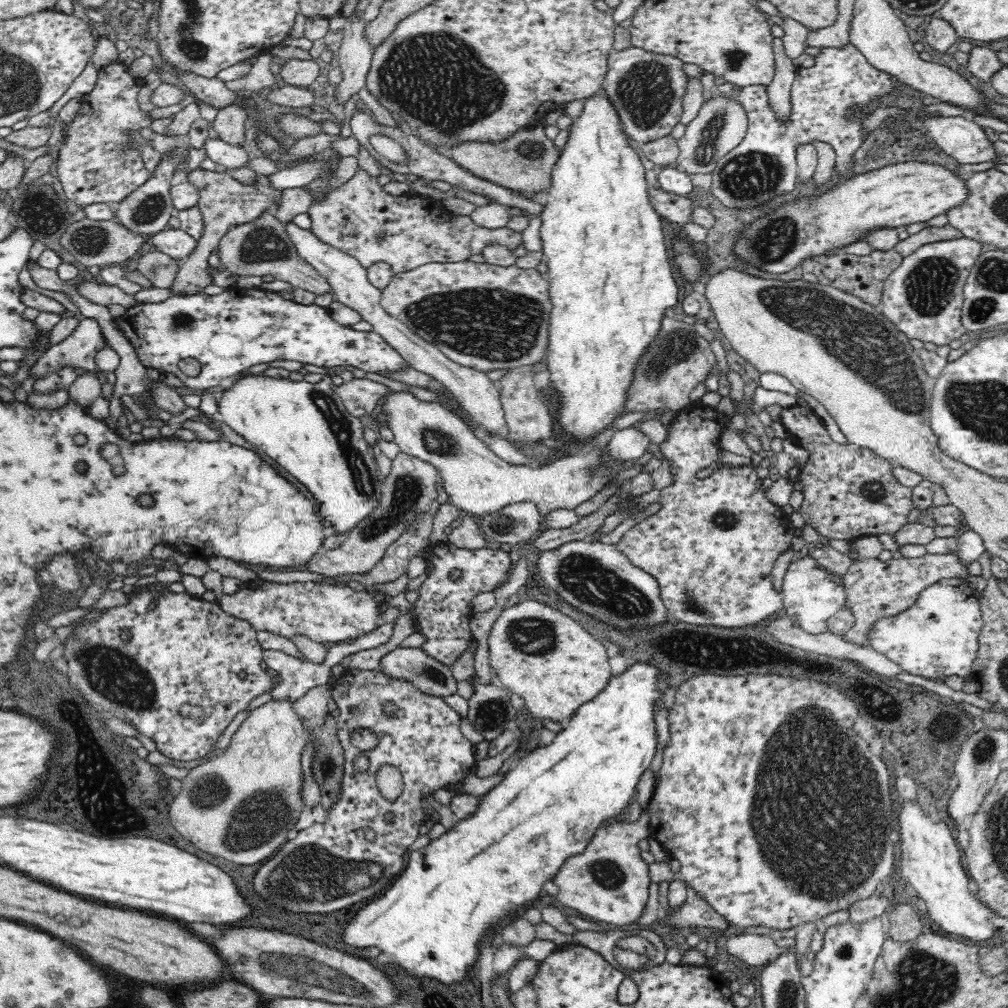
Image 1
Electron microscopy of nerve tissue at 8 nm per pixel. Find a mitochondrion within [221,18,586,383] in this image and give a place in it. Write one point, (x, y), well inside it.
(436, 79)

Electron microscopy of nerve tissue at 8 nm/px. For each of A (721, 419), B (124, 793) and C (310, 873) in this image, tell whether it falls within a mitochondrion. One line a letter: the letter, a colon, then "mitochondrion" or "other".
A: other
B: other
C: mitochondrion

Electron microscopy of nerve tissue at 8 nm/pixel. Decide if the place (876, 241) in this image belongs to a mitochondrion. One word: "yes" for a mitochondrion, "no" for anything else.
no

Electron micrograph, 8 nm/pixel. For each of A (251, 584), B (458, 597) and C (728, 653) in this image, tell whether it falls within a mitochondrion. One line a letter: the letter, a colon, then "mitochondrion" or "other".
A: other
B: other
C: mitochondrion

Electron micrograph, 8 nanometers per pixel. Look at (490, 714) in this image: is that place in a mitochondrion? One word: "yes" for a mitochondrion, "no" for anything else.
yes

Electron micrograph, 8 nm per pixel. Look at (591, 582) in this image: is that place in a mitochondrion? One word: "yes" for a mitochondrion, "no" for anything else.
yes

